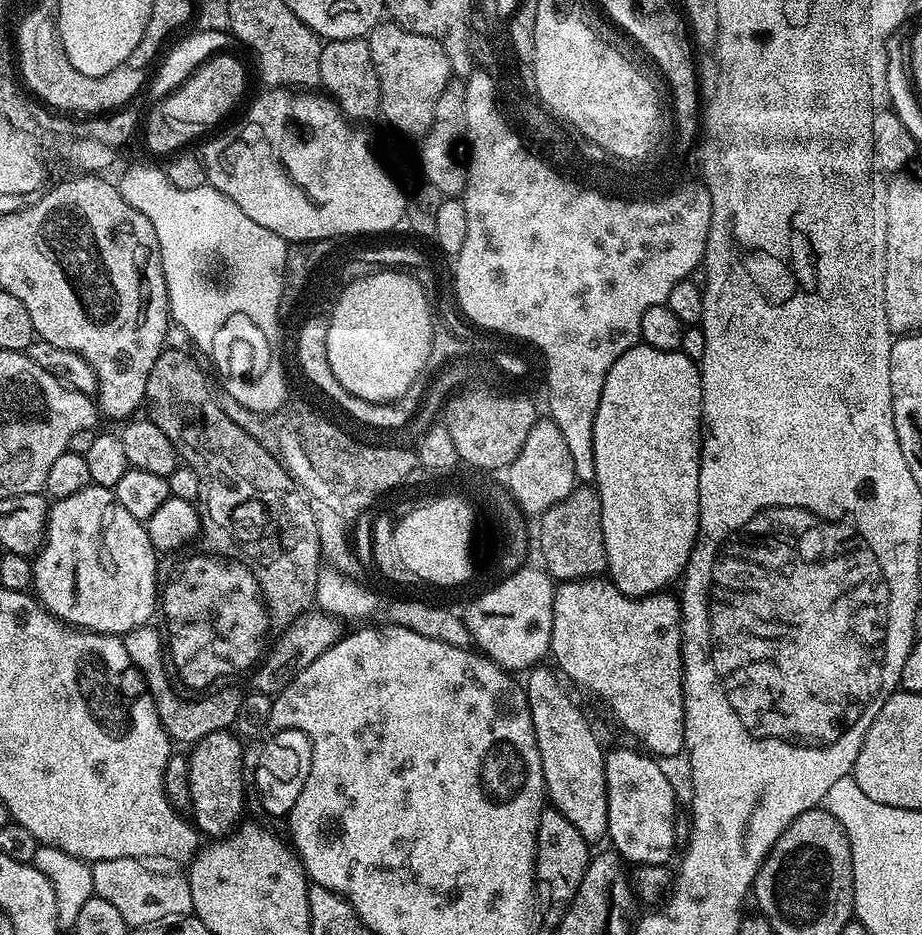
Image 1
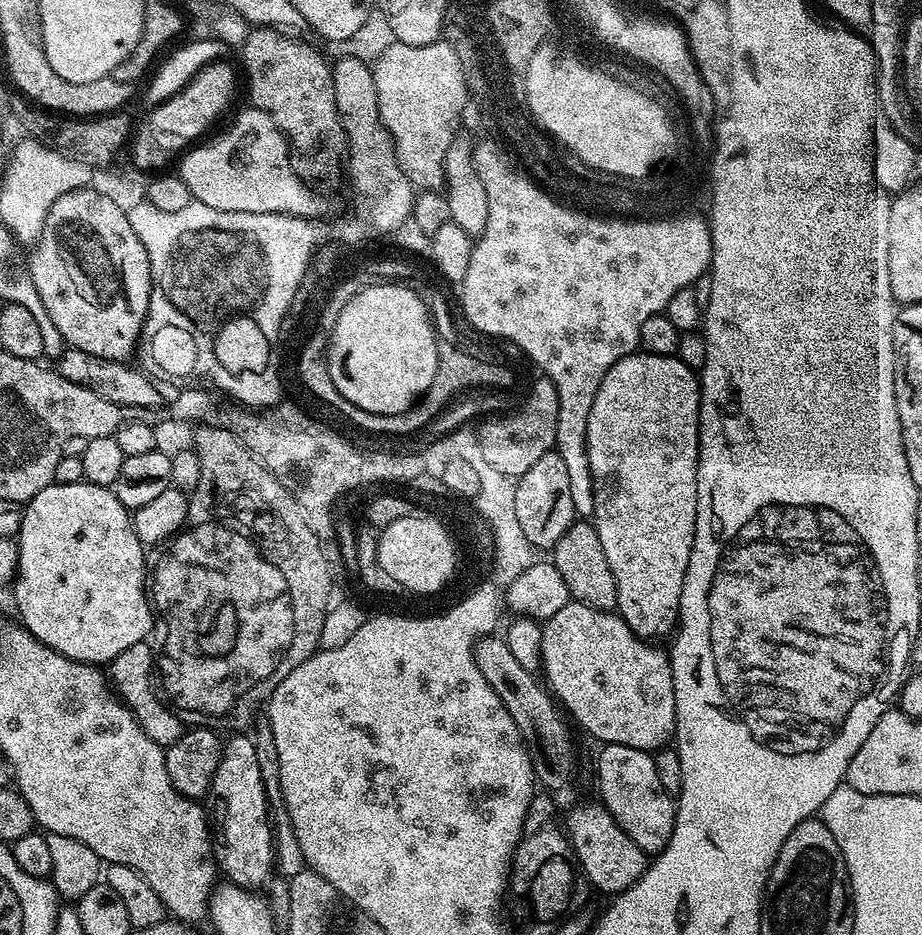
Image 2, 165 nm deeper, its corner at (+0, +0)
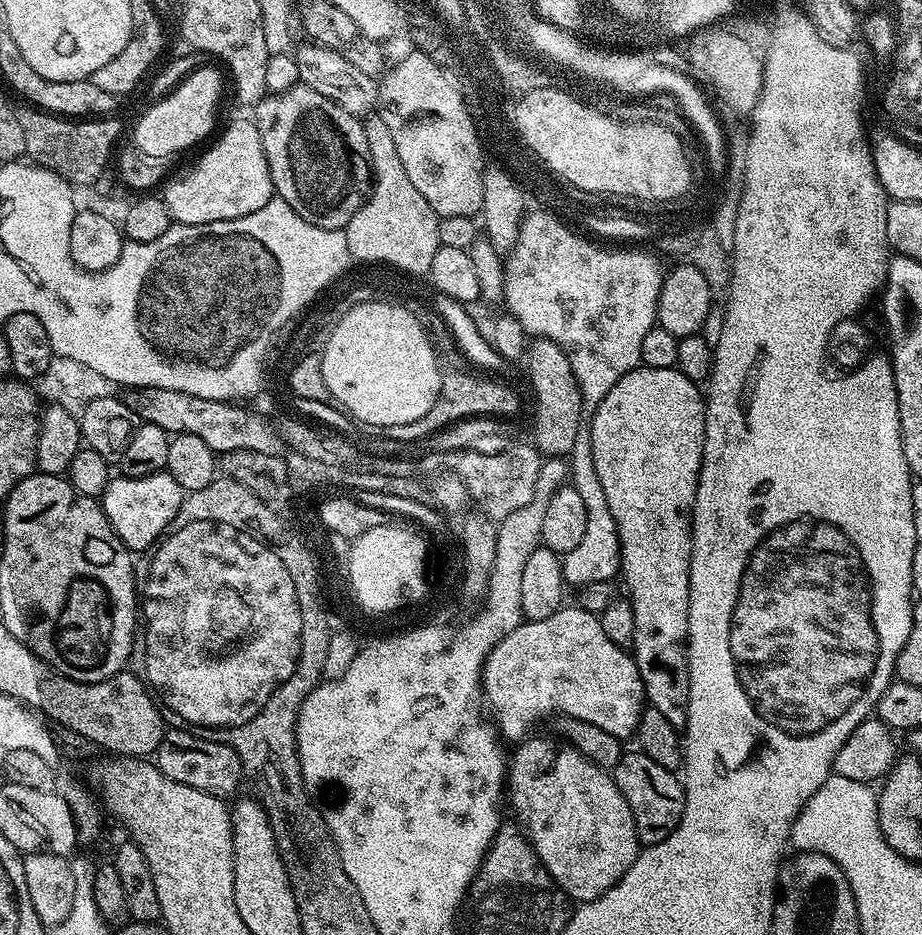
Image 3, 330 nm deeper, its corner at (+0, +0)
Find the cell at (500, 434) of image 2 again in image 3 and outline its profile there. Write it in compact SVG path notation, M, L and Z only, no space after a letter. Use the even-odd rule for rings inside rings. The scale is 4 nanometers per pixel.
M533 339L527 345L526 352L528 376L532 379L532 392L536 395L536 439L534 439L534 444L545 457L567 457L574 446L574 438L578 438L578 430L582 426L580 416L585 415L584 399L580 393L578 382L574 378L572 363L568 355L549 340Z

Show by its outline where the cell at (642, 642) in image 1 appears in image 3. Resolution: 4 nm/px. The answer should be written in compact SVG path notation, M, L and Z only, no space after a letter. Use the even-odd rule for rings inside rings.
M561 606L545 620L525 619L484 660L484 699L505 741L523 741L535 720L556 711L560 716L591 722L606 734L627 738L635 733L646 707L635 659L606 638L597 613L568 607Z

